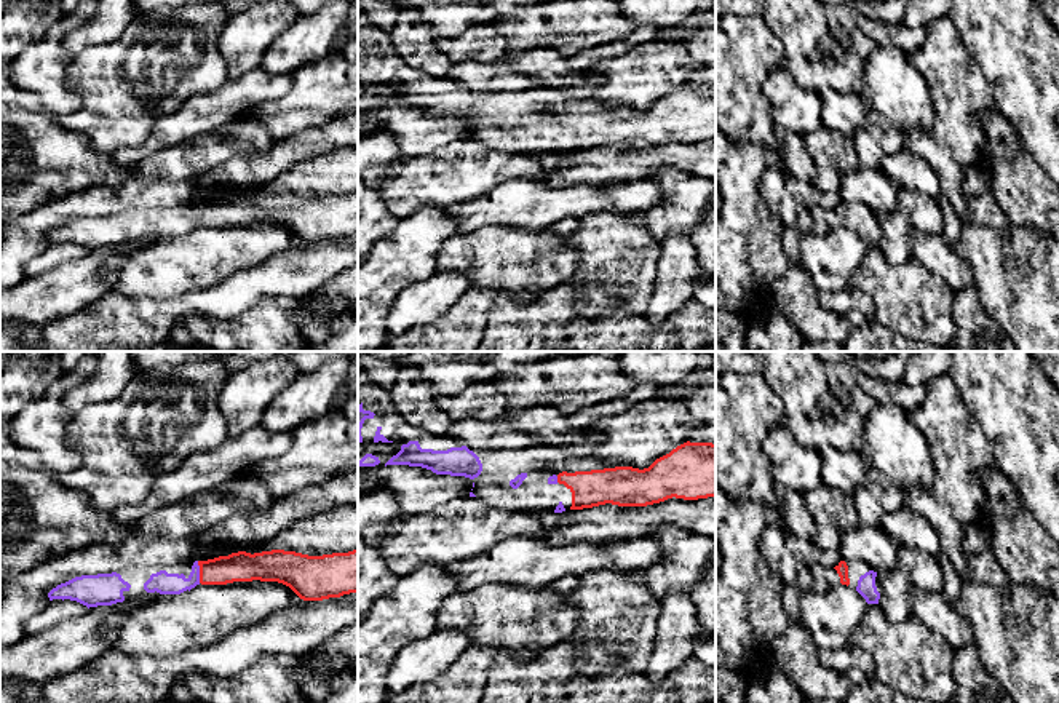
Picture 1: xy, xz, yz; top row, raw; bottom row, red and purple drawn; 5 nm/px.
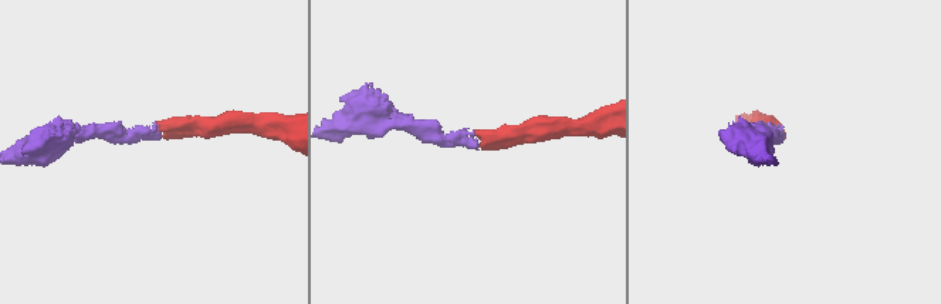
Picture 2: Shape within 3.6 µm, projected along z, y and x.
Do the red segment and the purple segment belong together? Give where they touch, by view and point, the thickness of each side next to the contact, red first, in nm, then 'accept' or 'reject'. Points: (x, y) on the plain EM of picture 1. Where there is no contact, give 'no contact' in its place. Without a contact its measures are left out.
meets red in xy at (200, 214); 150 nm thick on the red side, 120 nm on the other; accept

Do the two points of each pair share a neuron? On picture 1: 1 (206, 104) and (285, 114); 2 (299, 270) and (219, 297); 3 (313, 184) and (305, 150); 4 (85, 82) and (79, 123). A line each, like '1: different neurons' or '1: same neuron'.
1: different neurons
2: same neuron
3: different neurons
4: different neurons

